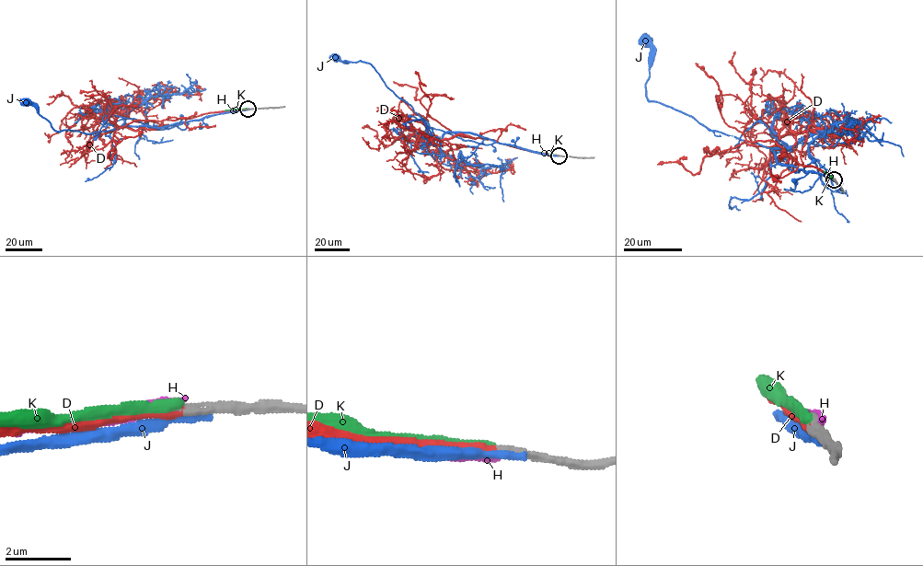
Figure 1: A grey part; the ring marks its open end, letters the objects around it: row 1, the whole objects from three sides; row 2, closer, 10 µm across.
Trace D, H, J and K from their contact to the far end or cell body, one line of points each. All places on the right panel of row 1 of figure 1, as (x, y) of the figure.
D: (834, 179), (789, 155), (778, 161), (778, 144), (831, 126), (854, 128), (855, 143), (857, 131), (838, 132)
H: (834, 179), (821, 171)
J: (834, 180), (778, 162), (773, 150), (783, 147), (765, 147), (711, 130), (648, 99), (647, 40)
K: (834, 179), (823, 171)

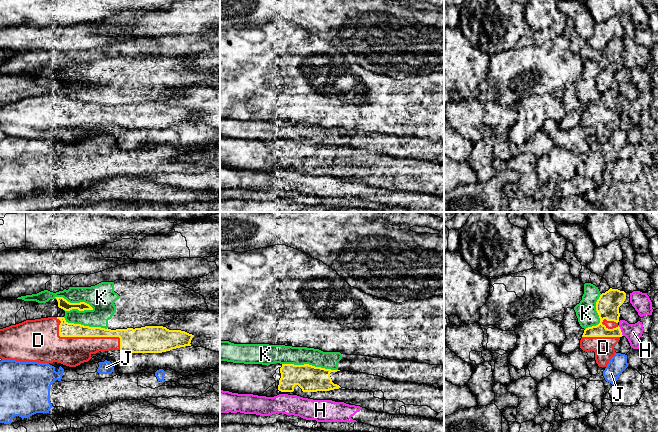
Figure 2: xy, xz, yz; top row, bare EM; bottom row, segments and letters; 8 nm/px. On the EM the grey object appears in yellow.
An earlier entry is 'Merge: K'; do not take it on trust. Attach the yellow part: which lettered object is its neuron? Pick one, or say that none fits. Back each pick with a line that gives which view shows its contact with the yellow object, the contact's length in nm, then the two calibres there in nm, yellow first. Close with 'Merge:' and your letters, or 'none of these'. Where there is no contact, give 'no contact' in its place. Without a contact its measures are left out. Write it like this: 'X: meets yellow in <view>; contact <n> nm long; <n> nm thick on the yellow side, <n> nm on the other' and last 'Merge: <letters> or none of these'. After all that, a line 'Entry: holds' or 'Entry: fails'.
D: meets yellow in xy; contact 600 nm long; 120 nm thick on the yellow side, 240 nm on the other
Merge: D
Entry: fails

